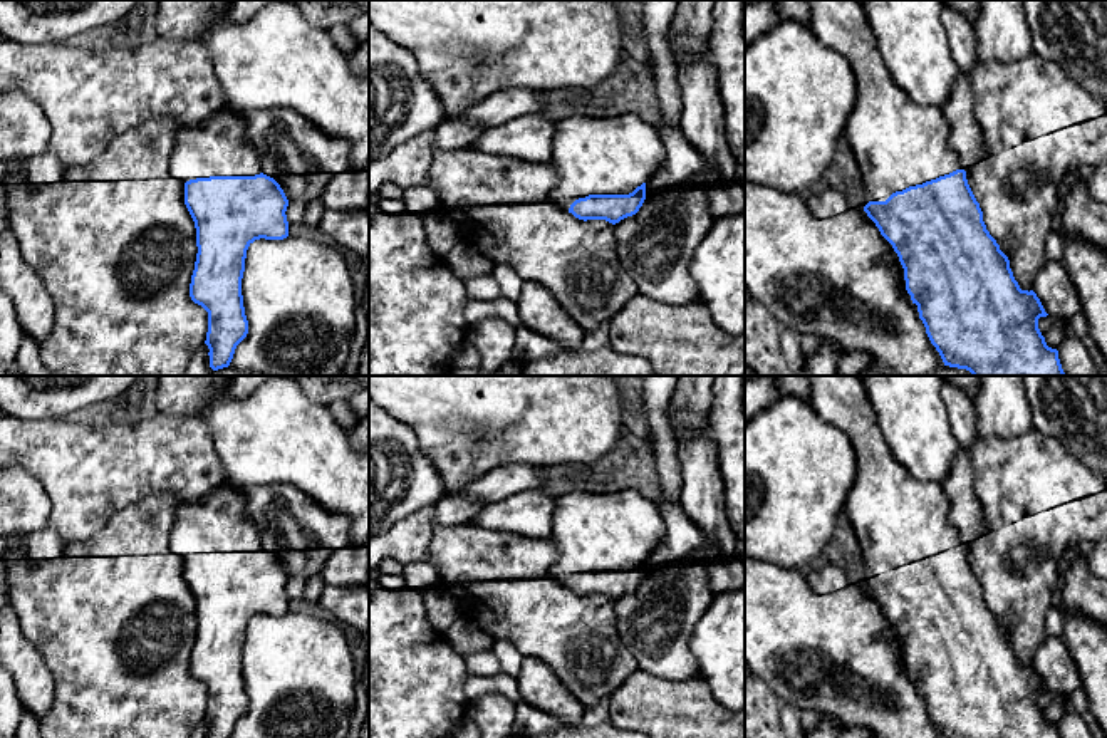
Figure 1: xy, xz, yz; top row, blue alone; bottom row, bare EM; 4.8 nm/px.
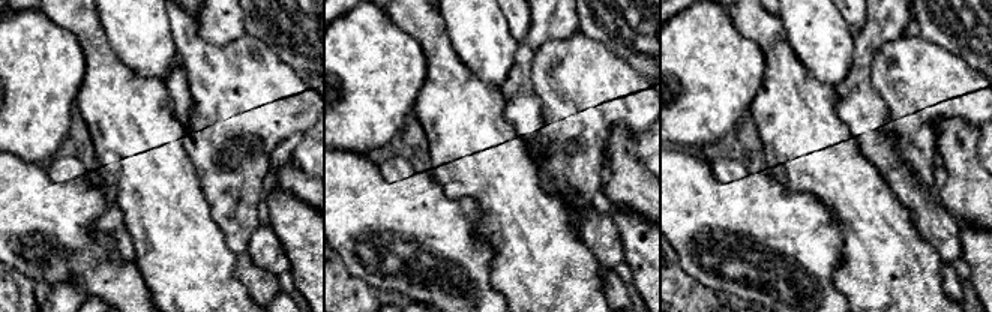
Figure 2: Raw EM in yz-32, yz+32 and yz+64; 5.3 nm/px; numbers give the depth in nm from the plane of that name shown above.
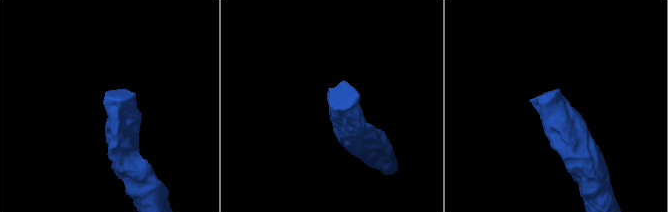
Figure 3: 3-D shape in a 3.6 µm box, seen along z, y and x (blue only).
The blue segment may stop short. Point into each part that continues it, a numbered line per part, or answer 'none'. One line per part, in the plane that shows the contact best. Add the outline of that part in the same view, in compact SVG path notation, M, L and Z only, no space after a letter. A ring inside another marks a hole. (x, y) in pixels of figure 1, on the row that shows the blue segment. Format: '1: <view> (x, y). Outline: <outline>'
1: yz (898, 143). Outline: M807 0L807 25L829 49L845 57L855 75L855 102L845 126L865 200L886 201L892 193L922 184L963 169L959 156L949 146L949 124L943 109L911 99L889 75L859 0Z

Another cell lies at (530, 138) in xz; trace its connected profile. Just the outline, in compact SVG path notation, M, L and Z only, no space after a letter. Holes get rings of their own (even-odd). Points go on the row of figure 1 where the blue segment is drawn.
M543 112L525 114L503 126L485 129L468 149L548 164L555 131L557 122Z

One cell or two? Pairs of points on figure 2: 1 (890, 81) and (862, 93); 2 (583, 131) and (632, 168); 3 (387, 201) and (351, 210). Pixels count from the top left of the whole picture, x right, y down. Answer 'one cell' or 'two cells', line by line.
1: two cells
2: two cells
3: one cell

